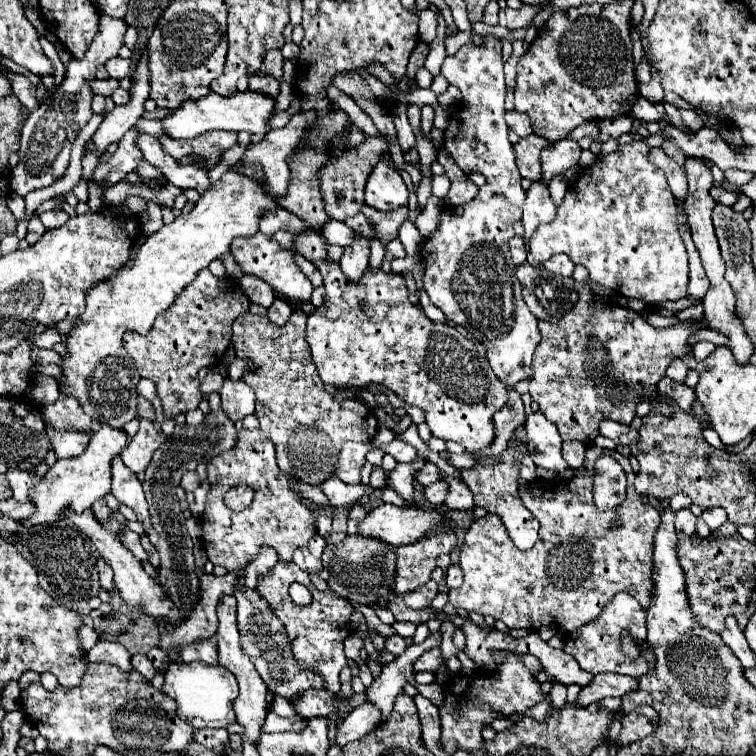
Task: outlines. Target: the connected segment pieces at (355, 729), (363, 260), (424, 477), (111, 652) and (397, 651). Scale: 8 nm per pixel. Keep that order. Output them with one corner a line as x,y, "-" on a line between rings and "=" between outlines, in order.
363,703
349,713
349,717
341,723
341,727
337,727
337,745
343,747
351,741
363,739
381,723
383,723
381,709
373,703
=
357,235
355,243
345,249
345,253
339,261
341,271
351,283
359,283
363,273
367,271
367,263
369,263
369,241
365,237
=
427,461
425,467
417,473
417,479
419,479
419,483
423,483
427,487
427,485
431,485
431,483
435,483
435,481
441,479
441,469
435,463
=
99,639
97,645
87,651
87,657
93,663
117,665
123,671
131,671
133,669
131,653
121,643
113,643
113,641
107,641
107,639
=
393,635
393,637
389,637
387,639
387,651
391,651
393,655
401,655
403,651
405,651
405,641
403,641
403,637
401,635

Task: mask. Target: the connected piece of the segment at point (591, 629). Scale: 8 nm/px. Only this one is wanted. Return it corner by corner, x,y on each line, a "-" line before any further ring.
621,593
621,595
615,595
615,599
607,605
607,609
603,609
603,615
599,615
599,619
595,619
595,621
591,621
591,623
565,635
565,651
569,655
573,655
585,671
589,671
593,675
611,671
611,673
641,677
651,667
653,655
651,655
651,651
647,651
647,653
641,653
641,657
635,661
627,659
621,651
621,631
627,627
633,639
643,641
647,635
645,625
647,625
647,611
641,609
639,603
635,603
635,599
631,595

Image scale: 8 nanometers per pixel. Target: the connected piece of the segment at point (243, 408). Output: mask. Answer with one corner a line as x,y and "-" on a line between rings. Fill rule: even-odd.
225,379
225,385
219,391
219,395
223,411
233,423
239,423
243,417
255,411
255,393
243,381

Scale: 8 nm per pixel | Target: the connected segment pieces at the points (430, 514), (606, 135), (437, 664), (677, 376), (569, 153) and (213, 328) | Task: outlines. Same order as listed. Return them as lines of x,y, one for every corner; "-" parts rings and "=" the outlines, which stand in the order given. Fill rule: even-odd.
381,503
369,509
363,521
359,521
359,535
367,539
379,539
387,545
401,547
411,545
435,525
439,525
443,513
417,507
397,507
=
623,115
623,117
615,117
615,119
603,119
603,121
599,121
599,131
601,131
601,135
599,135
599,141
603,143
603,141
607,141
607,139
617,139
619,135
623,135
623,133
629,133
631,131
631,127
633,127
633,123
631,123
633,119
631,119
631,115
=
429,649
427,653
423,653
417,661
415,661
415,671
429,671
429,673
437,673
443,667
443,655
441,649
=
673,359
671,361
671,365
667,367
667,375
673,379
673,381
685,381
685,375
687,375
687,371
689,371
689,367
685,365
685,361
683,359
=
571,139
555,141
551,149
545,149
541,153
543,183
548,186
551,177
565,173
567,169
573,169
579,163
579,155
581,155
581,147
577,145
577,141
571,141
=
205,268
183,289
179,299
161,313
161,321
155,321
147,335
135,331
123,335
123,347
133,357
139,375
157,385
167,417
191,411
201,403
203,395
199,391
197,373
201,367
221,361
225,349
231,345
231,323
247,309
249,299
243,295
237,279
217,279

